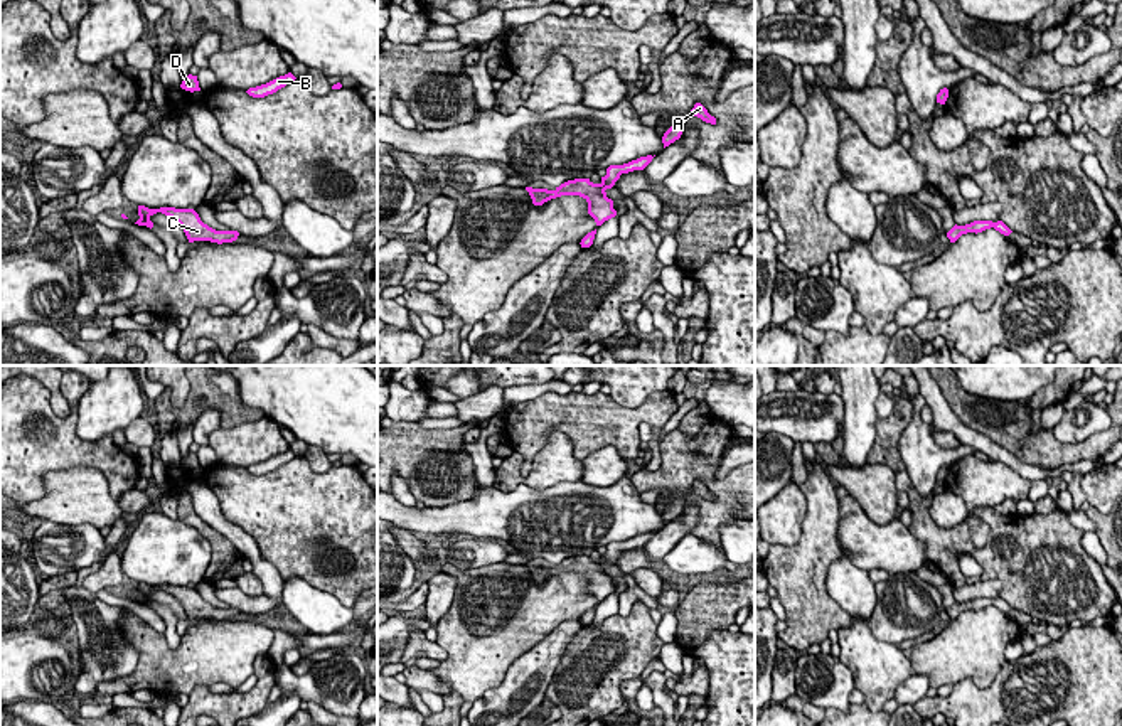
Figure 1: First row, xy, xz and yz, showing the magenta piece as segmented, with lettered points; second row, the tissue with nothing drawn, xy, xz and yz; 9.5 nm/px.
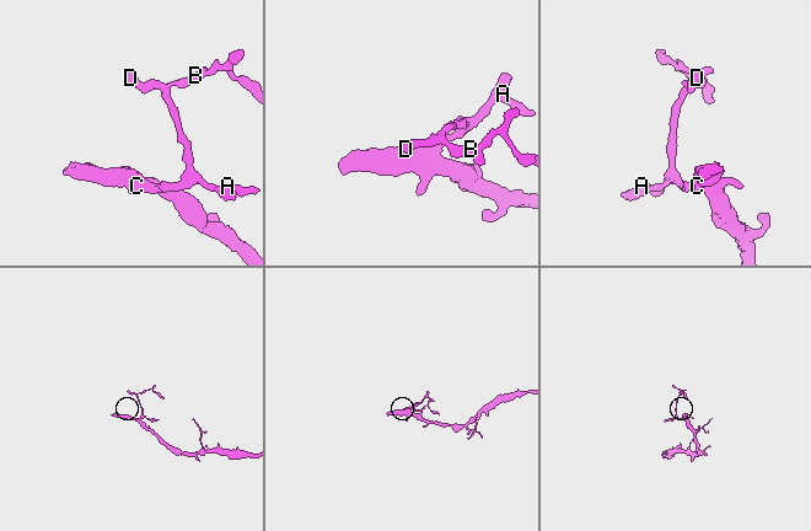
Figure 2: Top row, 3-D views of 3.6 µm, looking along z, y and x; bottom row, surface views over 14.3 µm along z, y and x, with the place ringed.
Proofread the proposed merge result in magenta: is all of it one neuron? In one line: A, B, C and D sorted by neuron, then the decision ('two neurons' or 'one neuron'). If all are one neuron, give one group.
A B C D | one neuron

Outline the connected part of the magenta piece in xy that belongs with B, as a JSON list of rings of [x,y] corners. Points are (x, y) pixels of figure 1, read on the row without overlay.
[[[288,450],[288,451],[280,453],[266,462],[249,465],[246,470],[253,475],[264,475],[264,473],[273,472],[278,467],[285,465],[286,462],[293,460],[295,456],[297,455],[291,450]]]

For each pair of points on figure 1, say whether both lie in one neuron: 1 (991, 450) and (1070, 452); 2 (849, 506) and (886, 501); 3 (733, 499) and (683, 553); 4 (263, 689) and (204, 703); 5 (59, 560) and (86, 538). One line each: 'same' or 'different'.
1: different
2: different
3: different
4: same
5: same

